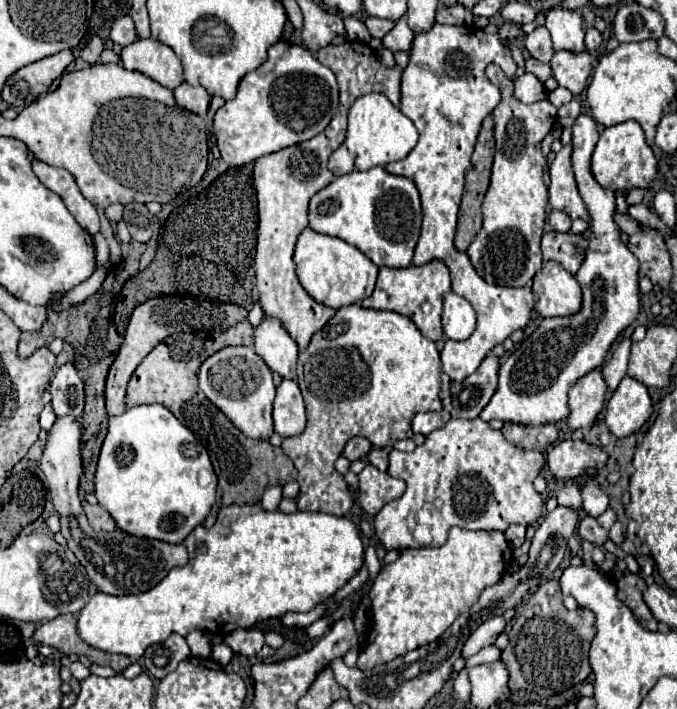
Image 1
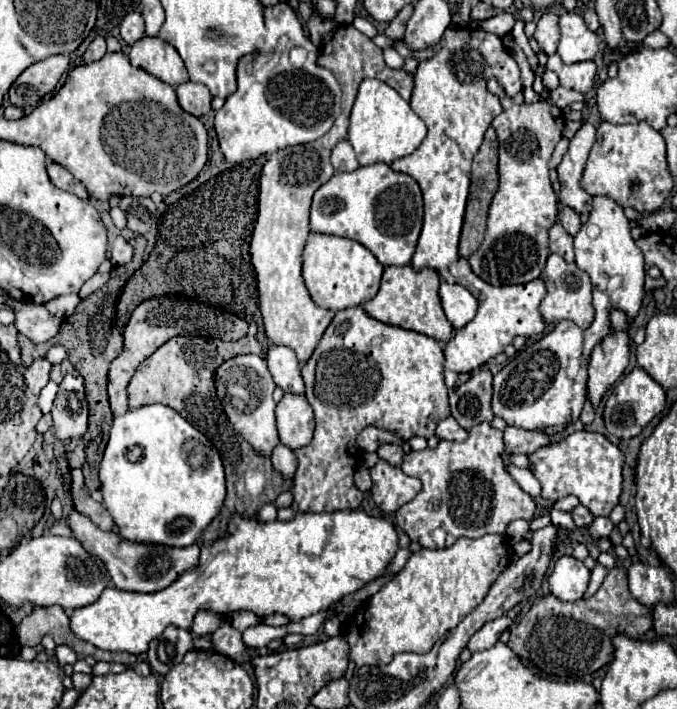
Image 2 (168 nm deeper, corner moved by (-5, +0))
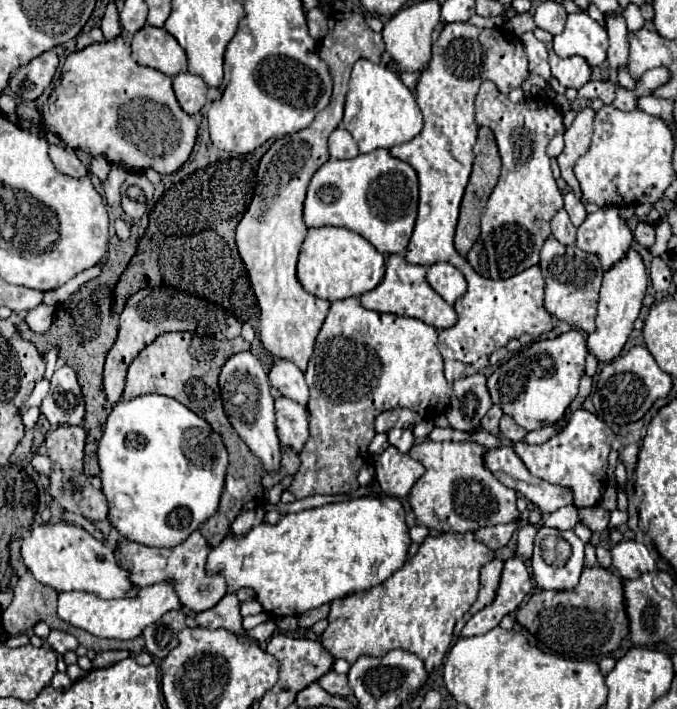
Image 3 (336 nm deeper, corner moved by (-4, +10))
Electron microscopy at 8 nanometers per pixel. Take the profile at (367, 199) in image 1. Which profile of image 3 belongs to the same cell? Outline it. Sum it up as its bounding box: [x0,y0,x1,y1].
[303,150,417,254]

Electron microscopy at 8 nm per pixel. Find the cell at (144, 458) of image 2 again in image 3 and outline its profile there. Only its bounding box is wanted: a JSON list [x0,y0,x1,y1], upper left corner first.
[97,394,227,546]

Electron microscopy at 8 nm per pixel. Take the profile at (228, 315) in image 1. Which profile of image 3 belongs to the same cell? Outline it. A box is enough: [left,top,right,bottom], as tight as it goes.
[103,288,241,404]

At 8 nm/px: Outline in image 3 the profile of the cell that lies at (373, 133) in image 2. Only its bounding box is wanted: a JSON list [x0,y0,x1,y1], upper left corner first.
[341,58,423,154]

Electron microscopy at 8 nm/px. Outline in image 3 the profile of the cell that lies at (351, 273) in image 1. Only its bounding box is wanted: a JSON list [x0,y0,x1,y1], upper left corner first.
[297,228,385,302]

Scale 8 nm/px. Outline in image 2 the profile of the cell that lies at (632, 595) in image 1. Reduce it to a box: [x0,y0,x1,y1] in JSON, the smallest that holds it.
[508,568,652,682]

